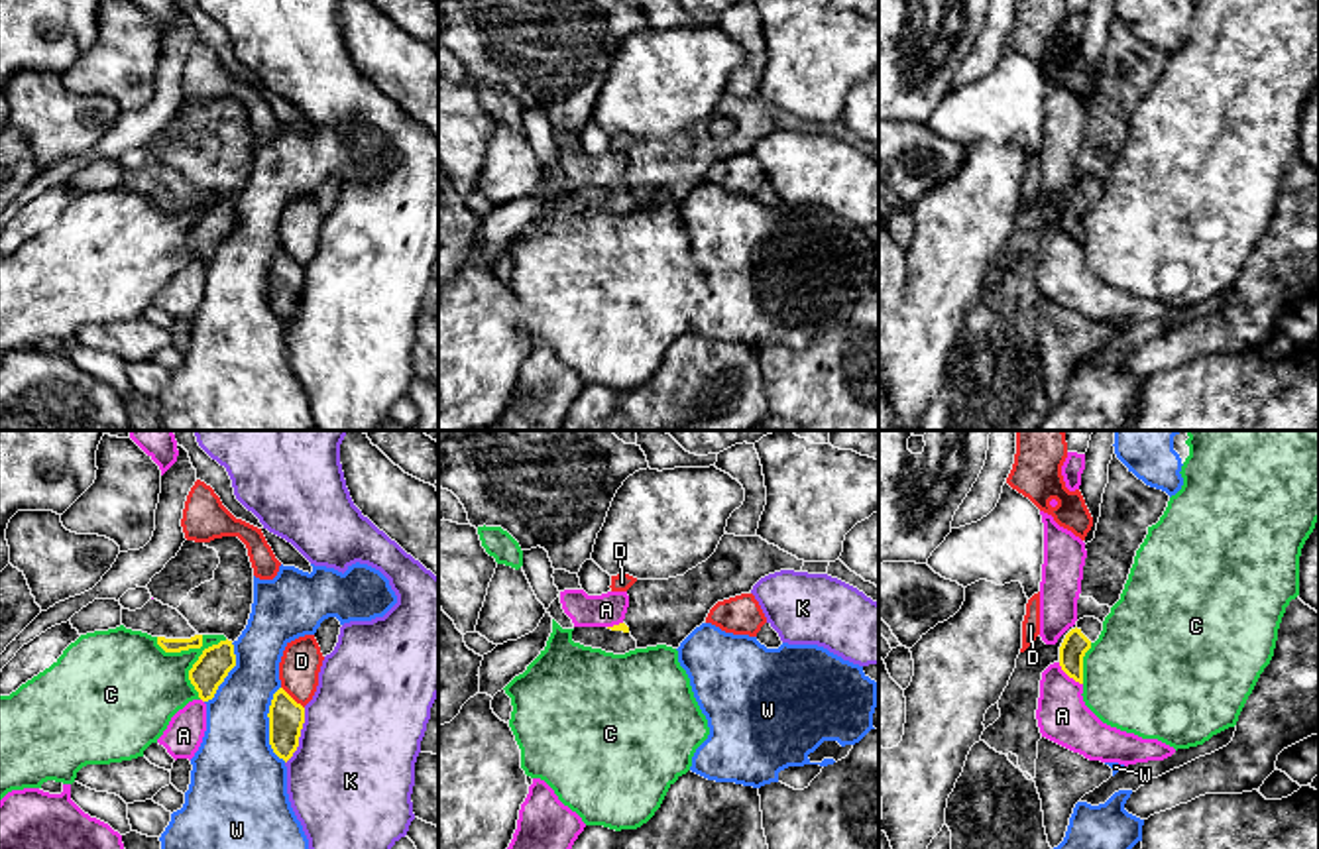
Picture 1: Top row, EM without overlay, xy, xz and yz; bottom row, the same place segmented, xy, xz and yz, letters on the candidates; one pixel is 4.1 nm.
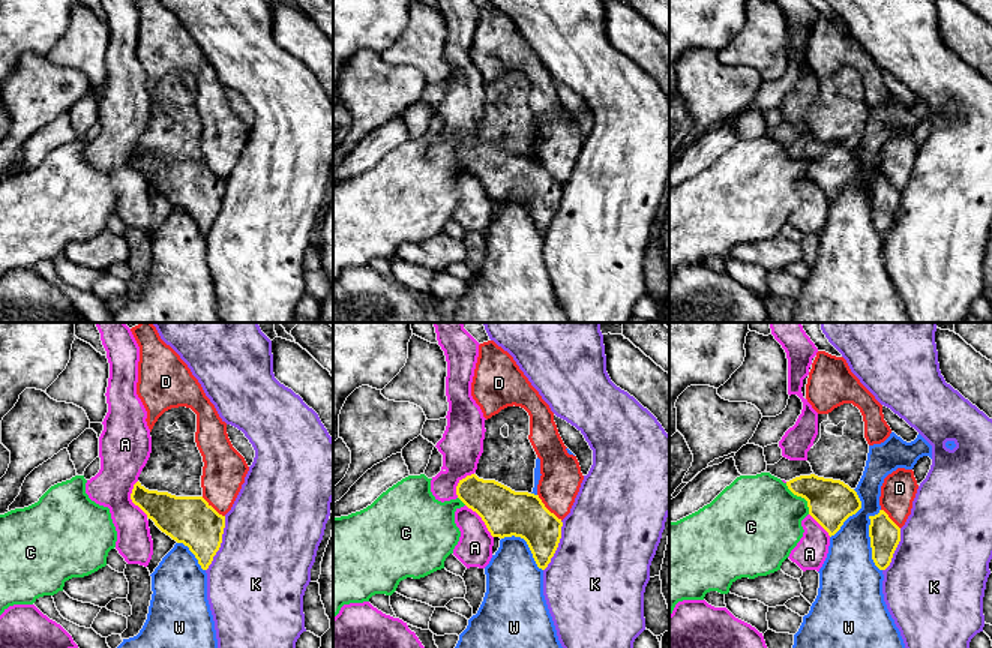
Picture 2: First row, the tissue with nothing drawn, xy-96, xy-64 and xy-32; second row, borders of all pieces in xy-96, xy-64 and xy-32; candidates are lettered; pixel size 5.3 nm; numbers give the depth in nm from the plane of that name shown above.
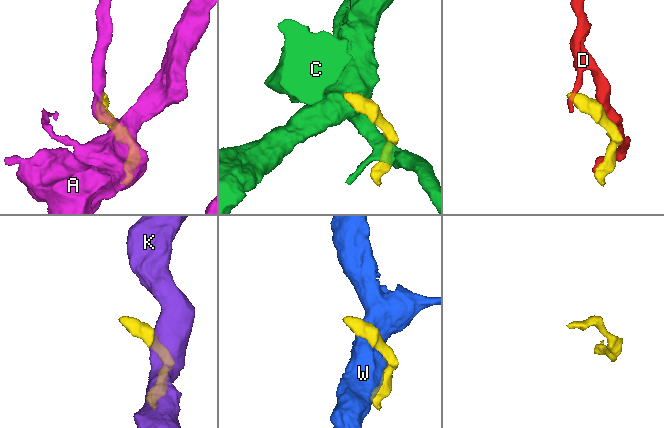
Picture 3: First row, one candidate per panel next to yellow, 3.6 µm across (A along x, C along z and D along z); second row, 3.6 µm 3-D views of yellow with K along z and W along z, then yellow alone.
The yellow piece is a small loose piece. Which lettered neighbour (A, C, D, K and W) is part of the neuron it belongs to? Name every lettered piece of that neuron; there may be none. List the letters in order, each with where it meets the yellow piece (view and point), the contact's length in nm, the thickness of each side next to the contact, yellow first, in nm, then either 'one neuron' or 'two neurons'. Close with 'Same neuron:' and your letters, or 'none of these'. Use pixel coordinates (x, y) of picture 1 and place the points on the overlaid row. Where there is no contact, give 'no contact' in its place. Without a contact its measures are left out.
A: meets yellow in yz at (1070, 677); contact 140 nm long; 110 nm thick on the yellow side, 220 nm on the other; two neurons
C: meets yellow in xy at (203, 651); contact 320 nm long; 140 nm thick on the yellow side, 300 nm on the other; two neurons
D: meets yellow in xy at (291, 698); contact 130 nm long; 140 nm thick on the yellow side, 170 nm on the other; two neurons
K: meets yellow in xy at (299, 735); contact 240 nm long; 140 nm thick on the yellow side, 480 nm on the other; two neurons
W: meets yellow in xy at (270, 726); contact 320 nm long; 140 nm thick on the yellow side, 360 nm on the other; two neurons
Same neuron: none of these

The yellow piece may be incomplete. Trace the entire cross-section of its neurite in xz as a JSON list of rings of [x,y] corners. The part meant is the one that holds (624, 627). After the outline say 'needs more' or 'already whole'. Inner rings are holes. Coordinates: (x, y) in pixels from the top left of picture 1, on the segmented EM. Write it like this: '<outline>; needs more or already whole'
[[[625,623],[613,627],[574,627],[572,641],[613,654],[625,654],[637,649],[637,641]]]; needs more

